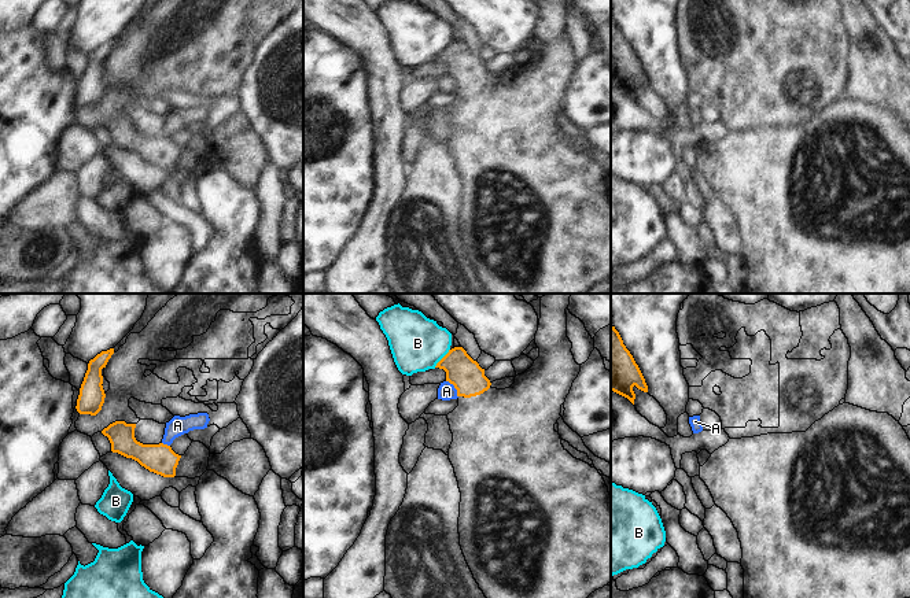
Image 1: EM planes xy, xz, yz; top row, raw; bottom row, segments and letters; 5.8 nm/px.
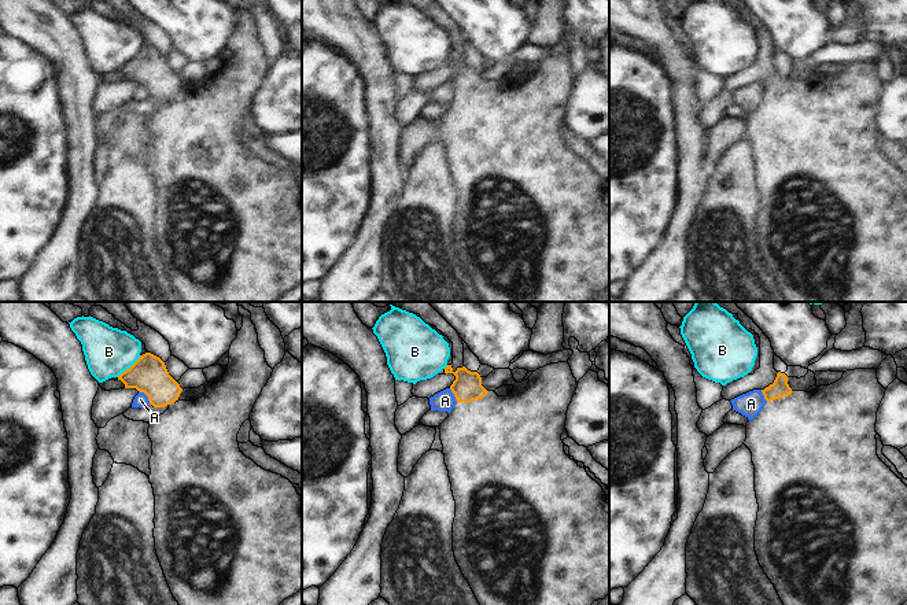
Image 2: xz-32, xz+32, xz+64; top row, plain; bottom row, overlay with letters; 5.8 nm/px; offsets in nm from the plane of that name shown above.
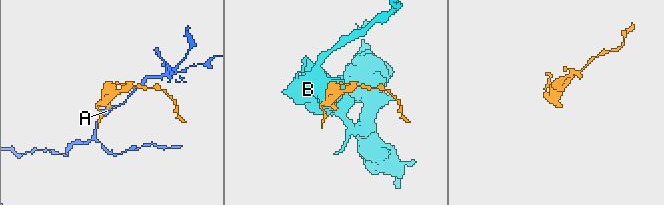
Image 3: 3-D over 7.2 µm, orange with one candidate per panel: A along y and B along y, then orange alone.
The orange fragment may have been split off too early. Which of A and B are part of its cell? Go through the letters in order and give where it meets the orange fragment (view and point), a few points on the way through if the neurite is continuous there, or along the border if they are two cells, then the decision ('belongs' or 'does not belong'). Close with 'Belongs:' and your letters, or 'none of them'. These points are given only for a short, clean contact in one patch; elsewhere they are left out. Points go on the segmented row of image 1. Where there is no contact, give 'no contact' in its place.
A: meets orange in xz at (454, 387); border along xz (446, 380), (453, 386), (457, 397); does not belong
B: meets orange in xz at (442, 358); border along xz (449, 349), (434, 366); does not belong
Belongs: none of them

